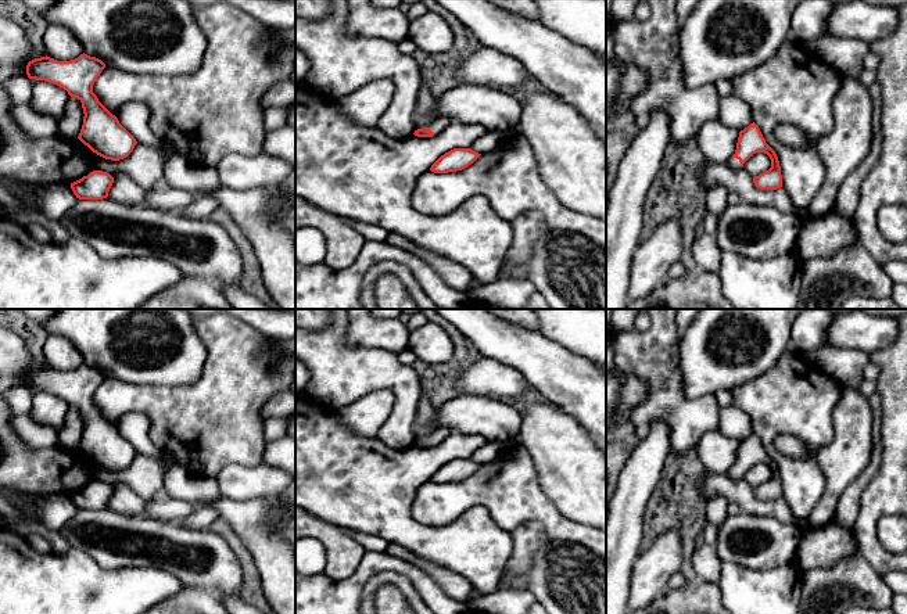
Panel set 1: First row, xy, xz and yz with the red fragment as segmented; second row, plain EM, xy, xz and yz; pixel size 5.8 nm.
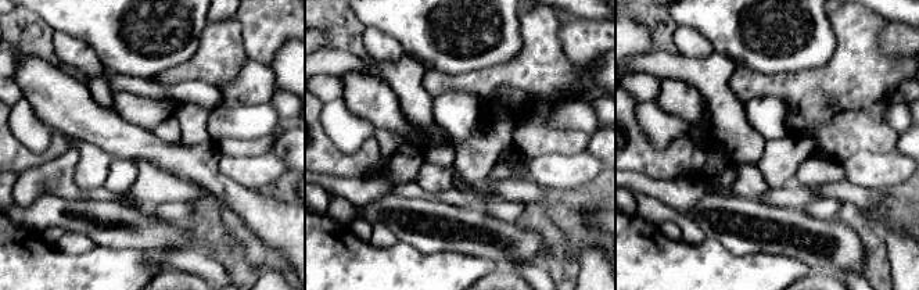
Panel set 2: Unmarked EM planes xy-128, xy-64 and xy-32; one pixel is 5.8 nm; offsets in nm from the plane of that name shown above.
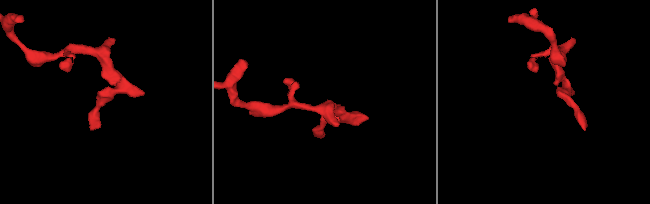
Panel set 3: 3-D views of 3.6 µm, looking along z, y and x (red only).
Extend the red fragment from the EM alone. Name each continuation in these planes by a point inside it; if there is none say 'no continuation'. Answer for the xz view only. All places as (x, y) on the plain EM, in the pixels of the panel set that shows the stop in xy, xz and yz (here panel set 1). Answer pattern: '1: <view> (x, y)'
1: xz (438, 434)

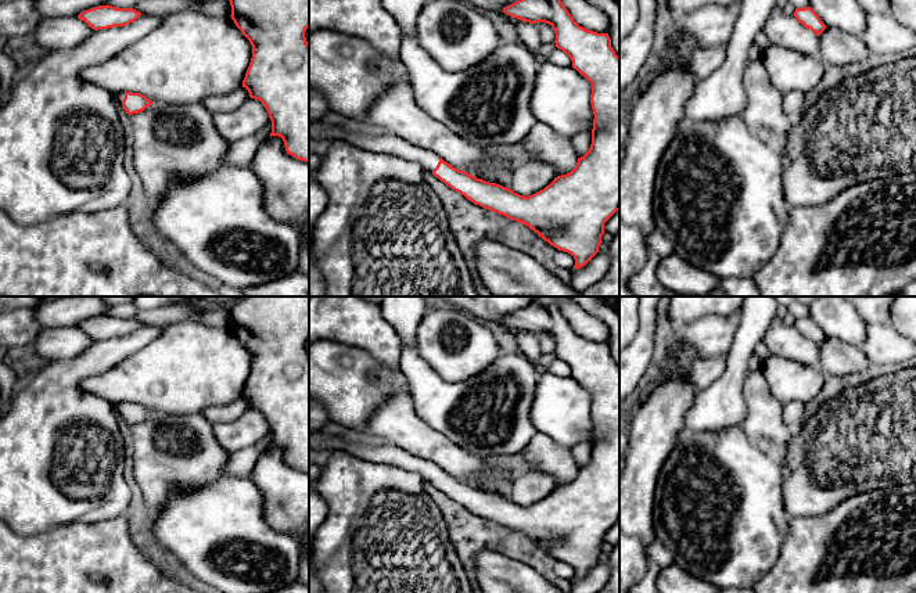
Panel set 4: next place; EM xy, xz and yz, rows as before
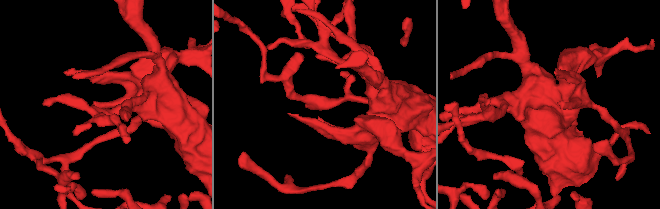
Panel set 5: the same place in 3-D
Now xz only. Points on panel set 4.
1: xz (392, 455)

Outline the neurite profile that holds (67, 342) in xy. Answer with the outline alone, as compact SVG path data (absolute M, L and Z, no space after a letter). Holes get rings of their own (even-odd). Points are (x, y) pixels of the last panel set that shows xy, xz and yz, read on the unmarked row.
M78 327L43 328L26 355L37 363L73 359L93 345L94 339Z

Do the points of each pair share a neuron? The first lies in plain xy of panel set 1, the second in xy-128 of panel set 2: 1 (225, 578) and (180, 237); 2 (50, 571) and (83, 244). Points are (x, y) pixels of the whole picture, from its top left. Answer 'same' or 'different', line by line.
1: same
2: different

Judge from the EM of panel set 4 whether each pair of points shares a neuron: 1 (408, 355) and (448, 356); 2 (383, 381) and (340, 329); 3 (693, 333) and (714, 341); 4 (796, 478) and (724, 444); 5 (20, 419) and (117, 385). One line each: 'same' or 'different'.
1: different
2: different
3: same
4: different
5: different

